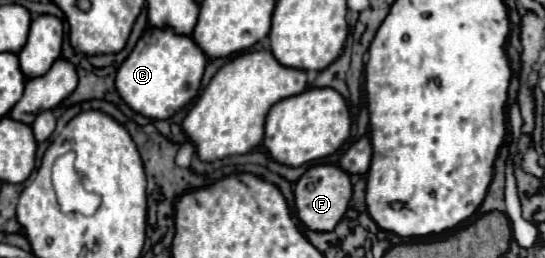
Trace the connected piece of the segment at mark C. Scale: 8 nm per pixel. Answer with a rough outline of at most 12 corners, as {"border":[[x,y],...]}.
{"border":[[149,28],[117,70],[131,110],[167,120],[197,96],[205,54]]}

